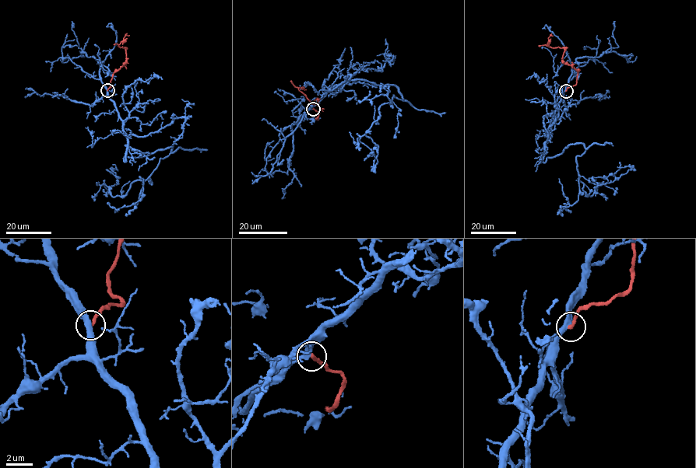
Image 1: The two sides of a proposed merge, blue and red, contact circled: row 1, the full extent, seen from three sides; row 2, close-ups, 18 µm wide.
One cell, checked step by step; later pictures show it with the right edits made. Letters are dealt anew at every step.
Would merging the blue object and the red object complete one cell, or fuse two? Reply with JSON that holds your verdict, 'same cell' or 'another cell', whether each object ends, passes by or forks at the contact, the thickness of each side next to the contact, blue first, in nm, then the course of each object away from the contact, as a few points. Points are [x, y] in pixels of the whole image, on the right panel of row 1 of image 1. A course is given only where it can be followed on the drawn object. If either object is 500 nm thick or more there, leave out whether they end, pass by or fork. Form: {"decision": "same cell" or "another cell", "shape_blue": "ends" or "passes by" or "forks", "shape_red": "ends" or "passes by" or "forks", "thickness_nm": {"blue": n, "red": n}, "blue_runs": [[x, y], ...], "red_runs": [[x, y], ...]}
{"decision": "another cell", "shape_blue": "passes by", "shape_red": "ends", "thickness_nm": {"blue": 400, "red": 280}, "blue_runs": [[566, 90], [543, 162], [583, 144], [577, 179], [592, 196], [630, 169], [620, 162]], "red_runs": [[566, 90], [576, 83], [578, 73], [562, 60], [563, 48], [548, 45], [548, 37], [553, 35]]}

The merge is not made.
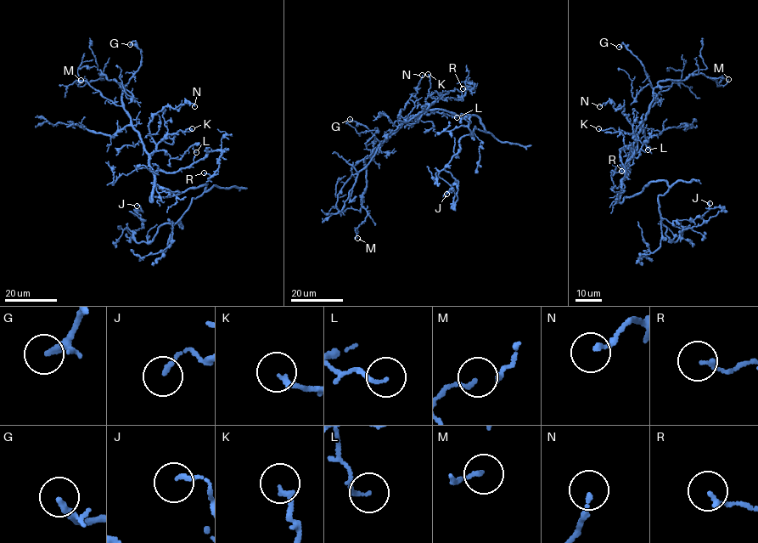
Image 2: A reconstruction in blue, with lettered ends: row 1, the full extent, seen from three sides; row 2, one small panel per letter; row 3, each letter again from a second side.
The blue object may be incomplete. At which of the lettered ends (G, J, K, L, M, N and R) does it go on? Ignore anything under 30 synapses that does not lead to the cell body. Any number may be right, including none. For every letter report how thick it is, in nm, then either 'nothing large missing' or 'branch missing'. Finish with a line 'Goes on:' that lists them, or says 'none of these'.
G: 160 nm | nothing large missing
J: 150 nm | nothing large missing
K: 180 nm | nothing large missing
L: 130 nm | nothing large missing
M: 140 nm | nothing large missing
N: 180 nm | nothing large missing
R: 190 nm | nothing large missing
Goes on: none of these

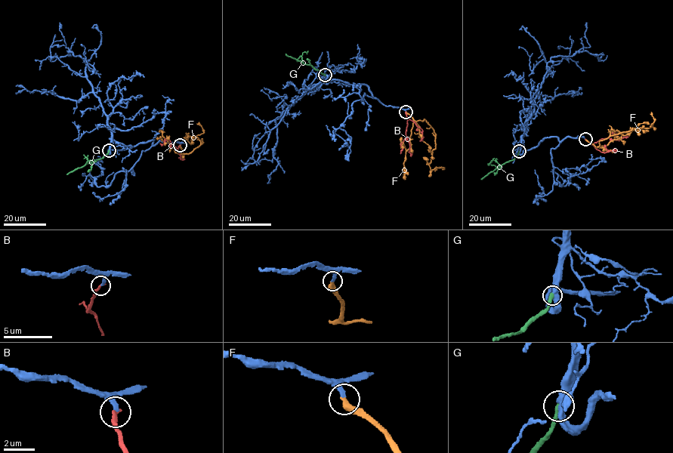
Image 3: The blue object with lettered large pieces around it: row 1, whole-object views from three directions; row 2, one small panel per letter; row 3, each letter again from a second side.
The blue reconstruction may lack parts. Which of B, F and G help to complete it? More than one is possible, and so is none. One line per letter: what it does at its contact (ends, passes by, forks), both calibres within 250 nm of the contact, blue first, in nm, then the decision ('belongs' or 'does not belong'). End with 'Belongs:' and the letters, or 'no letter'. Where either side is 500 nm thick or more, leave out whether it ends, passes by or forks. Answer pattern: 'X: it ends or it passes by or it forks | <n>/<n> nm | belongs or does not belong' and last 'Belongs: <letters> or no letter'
B: it ends | 220/280 nm | does not belong
F: it ends | 200/400 nm | belongs
G: it ends | 480/320 nm | belongs
Belongs: F, G

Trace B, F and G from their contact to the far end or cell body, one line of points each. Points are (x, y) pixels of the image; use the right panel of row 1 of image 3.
B: (585, 139), (593, 144), (601, 139), (620, 140), (629, 136)
F: (585, 139), (597, 147), (600, 141), (610, 136), (629, 131), (632, 128), (650, 127), (654, 118), (651, 113)
G: (518, 152), (512, 160), (480, 180)

